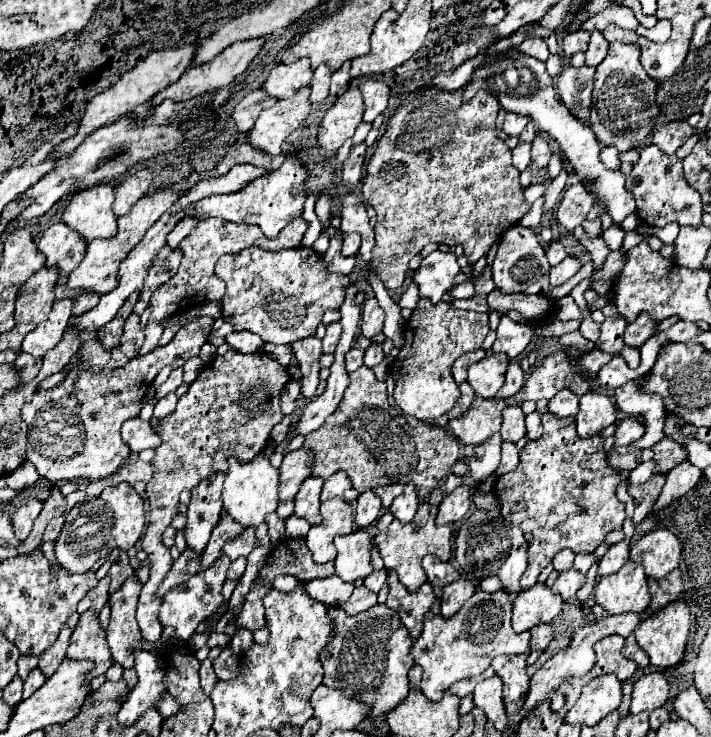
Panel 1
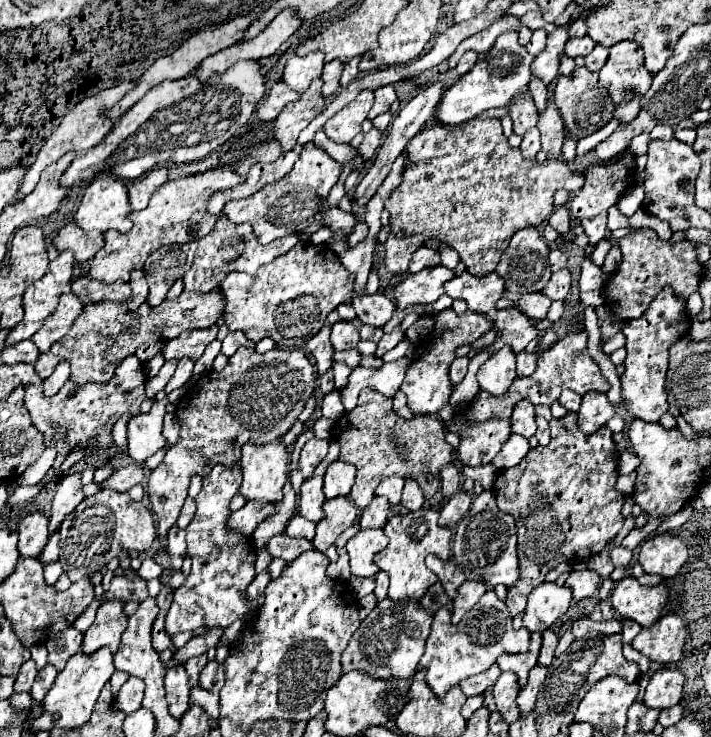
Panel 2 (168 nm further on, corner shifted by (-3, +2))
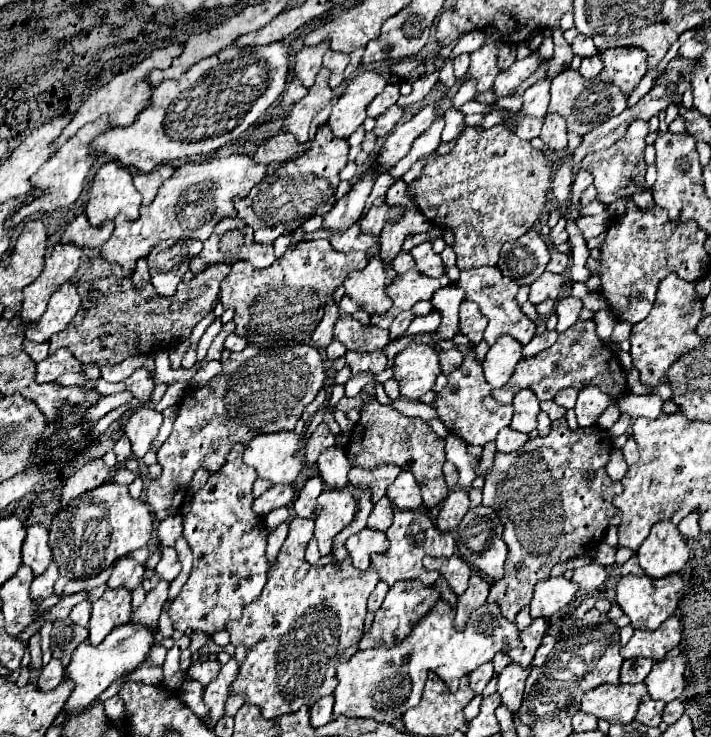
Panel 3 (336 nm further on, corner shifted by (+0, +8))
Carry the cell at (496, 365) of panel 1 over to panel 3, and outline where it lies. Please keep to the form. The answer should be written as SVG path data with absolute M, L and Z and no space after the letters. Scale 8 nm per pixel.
M510 335L500 337L486 353L486 359L482 361L486 381L494 389L504 387L508 383L516 363L520 361L520 357L522 357L522 345Z

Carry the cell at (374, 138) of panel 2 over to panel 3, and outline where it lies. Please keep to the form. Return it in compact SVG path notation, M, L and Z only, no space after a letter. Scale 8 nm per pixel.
M392 105L386 113L382 113L382 115L376 117L376 127L374 127L372 133L374 133L376 137L388 135L388 133L394 129L394 125L400 121L400 117L402 117L402 107Z

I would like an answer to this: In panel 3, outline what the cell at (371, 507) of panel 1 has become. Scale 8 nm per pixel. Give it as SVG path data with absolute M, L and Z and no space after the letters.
M382 497L374 505L374 509L372 509L370 517L368 517L368 527L370 529L378 529L378 531L386 531L388 525L392 523L392 513L394 513L394 509L392 509L390 499L388 497Z

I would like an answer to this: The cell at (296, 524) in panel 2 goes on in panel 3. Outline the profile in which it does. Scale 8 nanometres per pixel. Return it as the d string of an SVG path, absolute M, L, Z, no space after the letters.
M294 517L290 521L288 537L278 553L276 565L268 571L268 581L250 605L244 607L244 613L238 621L228 623L230 643L246 647L246 659L240 665L238 677L230 685L230 695L242 695L246 703L258 705L264 719L274 719L284 713L294 713L302 705L312 707L320 697L330 695L336 685L336 665L348 661L358 649L356 641L364 633L364 615L366 615L366 599L374 591L378 579L376 569L358 571L348 559L340 565L324 565L314 567L304 561L306 543L312 539L314 521Z

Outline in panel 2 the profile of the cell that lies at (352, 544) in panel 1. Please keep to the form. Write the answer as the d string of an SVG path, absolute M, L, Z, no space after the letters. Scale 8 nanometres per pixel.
M361 529L353 539L347 541L347 553L351 557L351 573L357 577L373 577L379 567L375 567L375 553L387 547L389 539L383 529Z

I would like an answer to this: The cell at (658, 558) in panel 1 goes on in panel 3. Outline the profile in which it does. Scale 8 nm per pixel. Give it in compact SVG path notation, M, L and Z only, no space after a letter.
M660 521L650 529L650 535L644 539L636 555L646 575L660 579L670 573L678 573L686 565L688 545L676 525Z

